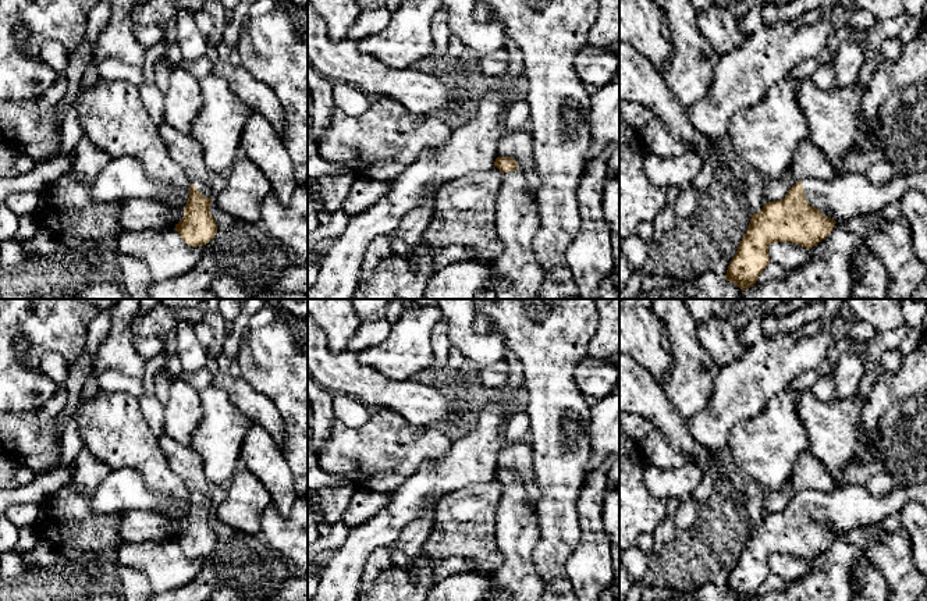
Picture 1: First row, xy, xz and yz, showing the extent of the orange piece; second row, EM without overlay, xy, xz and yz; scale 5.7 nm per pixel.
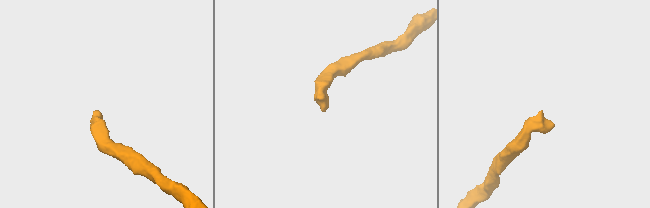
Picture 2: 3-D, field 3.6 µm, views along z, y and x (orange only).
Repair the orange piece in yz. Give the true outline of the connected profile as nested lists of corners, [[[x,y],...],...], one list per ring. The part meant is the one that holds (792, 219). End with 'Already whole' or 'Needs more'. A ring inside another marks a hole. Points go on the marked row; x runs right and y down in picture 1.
[[[927,170],[895,175],[881,185],[871,184],[862,174],[835,175],[828,182],[817,178],[806,178],[796,182],[784,199],[764,203],[759,213],[752,214],[747,231],[738,245],[738,250],[724,277],[743,291],[747,291],[756,284],[759,275],[771,262],[768,255],[771,243],[792,242],[811,249],[831,234],[837,221],[866,213],[877,213],[884,206],[899,202],[909,191],[919,191],[927,198]]]. Needs more

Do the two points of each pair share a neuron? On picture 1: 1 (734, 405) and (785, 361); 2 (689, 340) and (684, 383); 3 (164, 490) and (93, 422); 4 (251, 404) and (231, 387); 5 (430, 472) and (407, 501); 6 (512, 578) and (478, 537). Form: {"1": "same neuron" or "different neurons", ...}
{"1": "same neuron", "2": "same neuron", "3": "same neuron", "4": "same neuron", "5": "same neuron", "6": "different neurons"}

